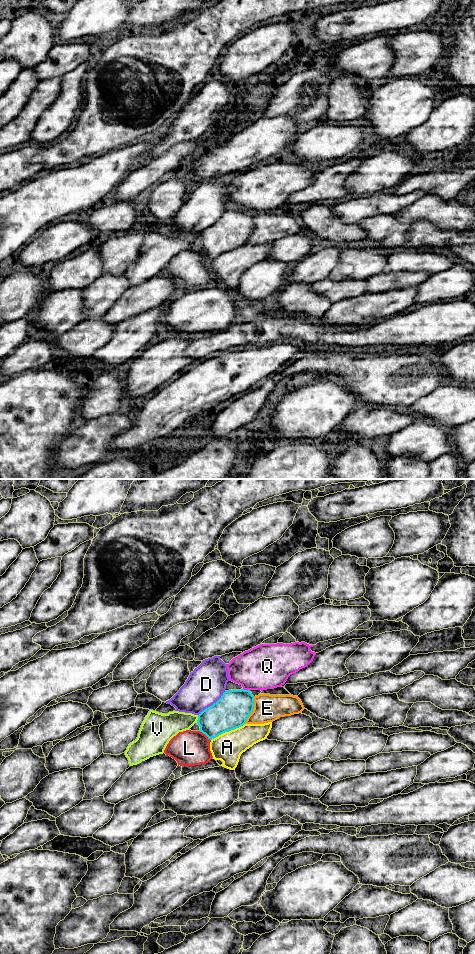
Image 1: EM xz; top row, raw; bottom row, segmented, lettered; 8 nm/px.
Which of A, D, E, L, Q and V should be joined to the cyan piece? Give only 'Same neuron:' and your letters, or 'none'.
Same neuron: none

